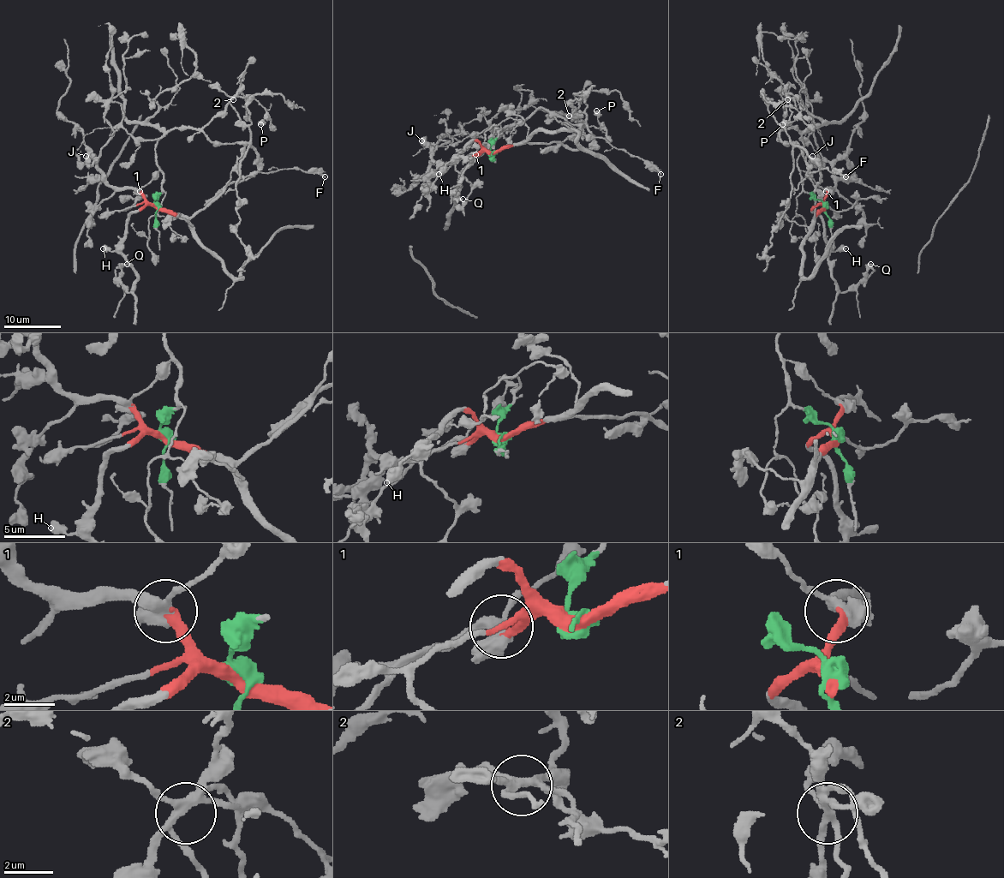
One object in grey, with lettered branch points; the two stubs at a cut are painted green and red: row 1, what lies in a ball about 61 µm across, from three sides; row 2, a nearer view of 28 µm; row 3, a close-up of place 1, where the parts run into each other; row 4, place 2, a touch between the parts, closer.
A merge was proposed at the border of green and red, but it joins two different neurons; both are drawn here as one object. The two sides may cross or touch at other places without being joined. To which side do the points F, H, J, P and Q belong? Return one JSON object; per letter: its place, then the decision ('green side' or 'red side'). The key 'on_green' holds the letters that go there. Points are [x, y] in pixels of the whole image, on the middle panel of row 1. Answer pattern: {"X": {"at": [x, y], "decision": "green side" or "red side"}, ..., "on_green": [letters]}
{"F": {"at": [660, 174], "decision": "green side"}, "H": {"at": [439, 174], "decision": "red side"}, "J": {"at": [421, 140], "decision": "red side"}, "P": {"at": [596, 110], "decision": "green side"}, "Q": {"at": [463, 199], "decision": "red side"}, "on_green": ["F", "P"]}

